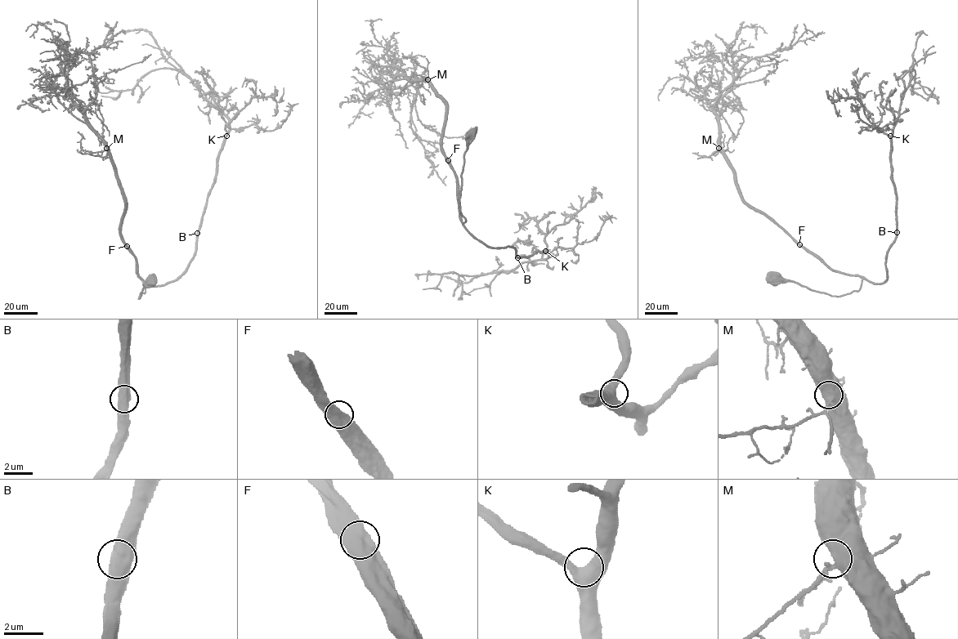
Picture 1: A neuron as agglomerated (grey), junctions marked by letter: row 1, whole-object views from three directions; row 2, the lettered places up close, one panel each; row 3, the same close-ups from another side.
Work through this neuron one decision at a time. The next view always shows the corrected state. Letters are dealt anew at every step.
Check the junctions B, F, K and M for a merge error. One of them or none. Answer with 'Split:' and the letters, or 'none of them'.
Split: none of them

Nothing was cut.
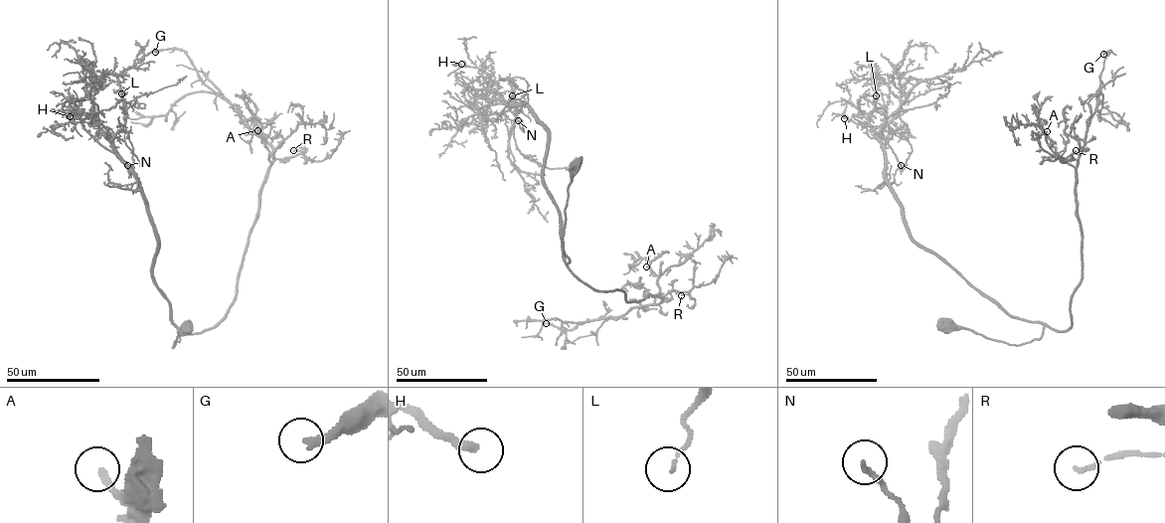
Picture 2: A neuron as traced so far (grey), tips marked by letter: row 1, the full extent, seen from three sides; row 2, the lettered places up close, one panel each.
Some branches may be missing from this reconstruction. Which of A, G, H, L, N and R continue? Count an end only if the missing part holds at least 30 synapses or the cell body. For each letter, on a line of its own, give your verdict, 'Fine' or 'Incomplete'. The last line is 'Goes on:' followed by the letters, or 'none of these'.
A: Fine
G: Incomplete
H: Fine
L: Fine
N: Fine
R: Fine
Goes on: G

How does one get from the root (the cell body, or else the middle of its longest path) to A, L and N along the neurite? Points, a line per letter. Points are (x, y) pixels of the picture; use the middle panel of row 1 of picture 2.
A: (576, 167), (565, 210), (568, 267), (595, 289), (621, 289), (627, 301), (638, 301), (659, 291), (646, 266)
L: (576, 167), (567, 263), (561, 215), (543, 179), (547, 131), (488, 83), (513, 79), (512, 95)
N: (576, 167), (567, 263), (561, 215), (543, 179), (547, 131), (526, 105), (504, 101), (523, 131), (518, 120)

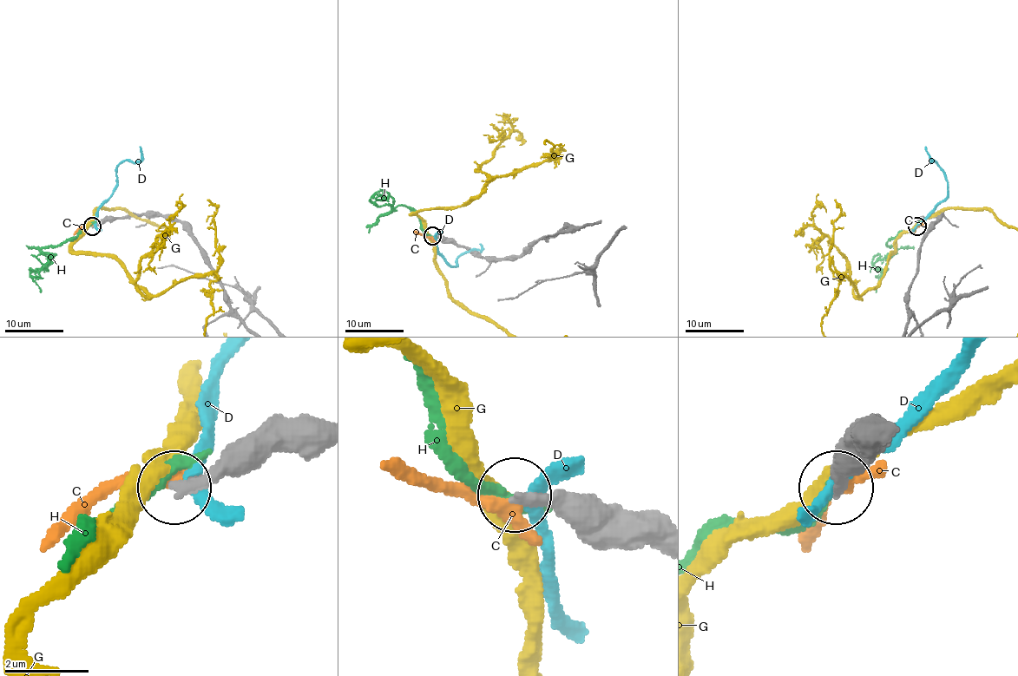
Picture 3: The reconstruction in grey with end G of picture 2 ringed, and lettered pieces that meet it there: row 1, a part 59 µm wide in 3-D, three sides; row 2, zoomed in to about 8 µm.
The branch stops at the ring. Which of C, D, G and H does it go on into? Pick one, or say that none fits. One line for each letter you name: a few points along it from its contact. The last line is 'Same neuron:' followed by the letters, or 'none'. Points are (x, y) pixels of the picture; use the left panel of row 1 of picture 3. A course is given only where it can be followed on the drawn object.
Same neuron: none

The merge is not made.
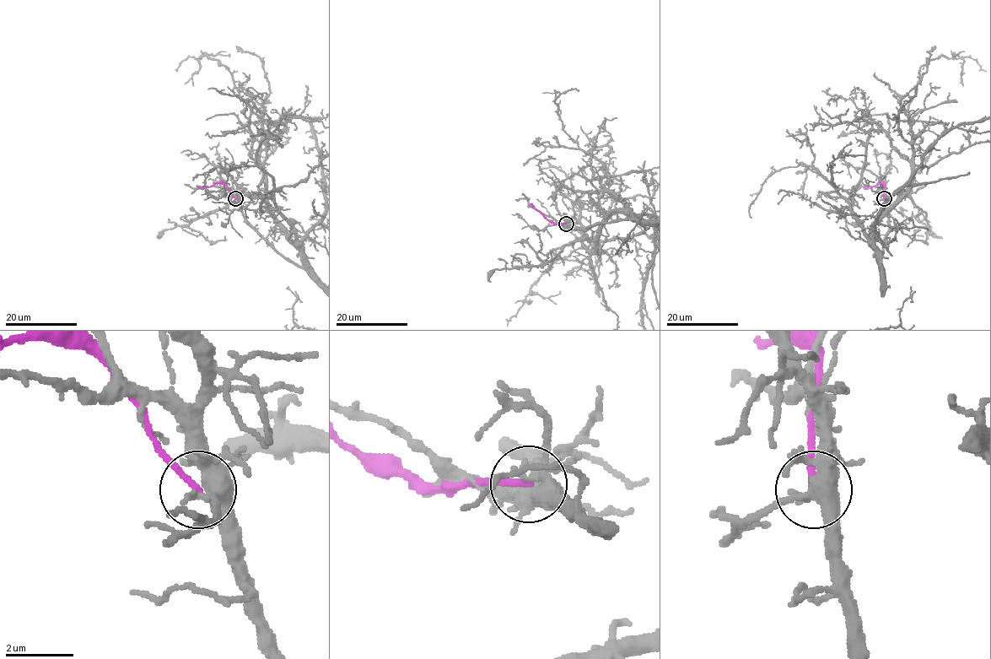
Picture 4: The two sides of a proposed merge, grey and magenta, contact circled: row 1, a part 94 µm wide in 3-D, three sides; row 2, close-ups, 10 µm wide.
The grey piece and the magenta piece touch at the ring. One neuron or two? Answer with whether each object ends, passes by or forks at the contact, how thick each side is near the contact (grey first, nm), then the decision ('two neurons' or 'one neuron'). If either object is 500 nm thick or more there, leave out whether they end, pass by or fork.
grey passes by; magenta ends; calibres 280 and 170 nm; two neurons

